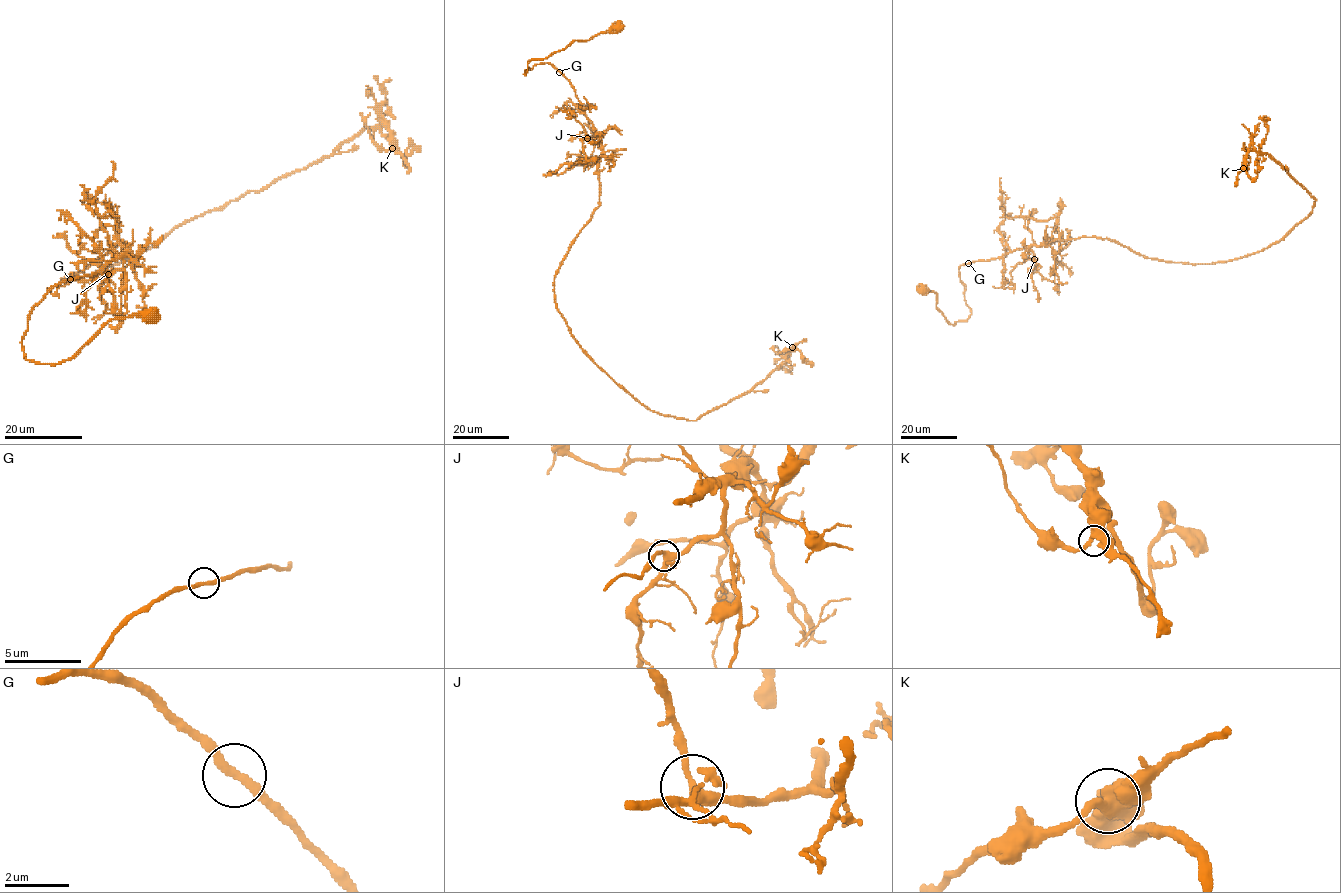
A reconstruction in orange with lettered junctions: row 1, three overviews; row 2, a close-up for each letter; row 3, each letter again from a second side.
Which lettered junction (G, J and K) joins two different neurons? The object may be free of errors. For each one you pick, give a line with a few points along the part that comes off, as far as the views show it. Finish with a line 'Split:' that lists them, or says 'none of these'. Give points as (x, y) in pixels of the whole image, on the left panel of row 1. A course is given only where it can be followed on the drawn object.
Split: none of these

